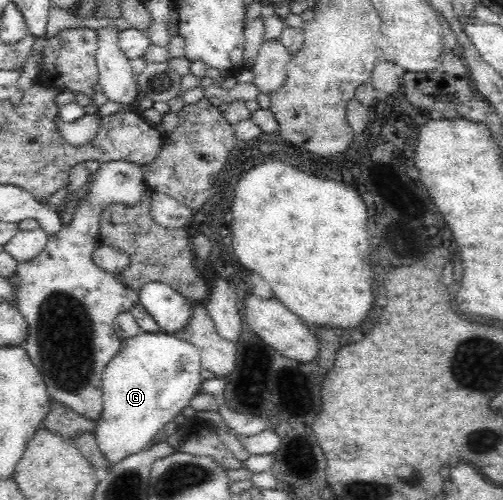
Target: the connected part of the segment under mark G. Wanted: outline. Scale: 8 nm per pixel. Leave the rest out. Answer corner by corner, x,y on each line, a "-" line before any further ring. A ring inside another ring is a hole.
141,331
138,335
121,342
118,353
106,364
101,375
103,412
94,433
109,465
116,465
125,457
144,450
147,442
153,439
158,431
169,429
172,419
199,393
203,380
200,376
203,369
201,359
200,352
191,343
164,331
156,333

